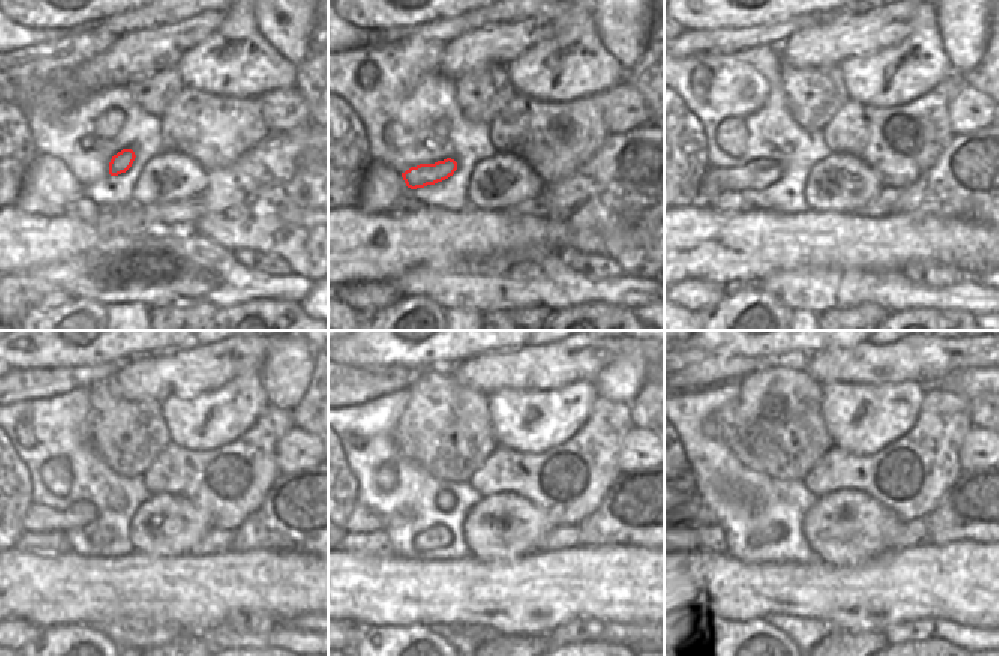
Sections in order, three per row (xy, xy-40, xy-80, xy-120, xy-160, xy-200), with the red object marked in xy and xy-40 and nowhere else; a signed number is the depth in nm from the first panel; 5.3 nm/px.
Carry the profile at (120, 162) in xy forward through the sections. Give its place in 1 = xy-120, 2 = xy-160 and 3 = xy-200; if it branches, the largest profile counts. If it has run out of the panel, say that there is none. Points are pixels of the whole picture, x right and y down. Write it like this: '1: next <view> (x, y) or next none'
1: next xy-120 (39, 518)
2: next xy-160 (363, 520)
3: next xy-200 (694, 518)

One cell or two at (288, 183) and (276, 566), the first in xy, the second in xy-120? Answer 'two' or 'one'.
two

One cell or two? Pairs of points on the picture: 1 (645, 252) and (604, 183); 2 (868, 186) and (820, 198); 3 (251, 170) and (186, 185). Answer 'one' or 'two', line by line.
1: one
2: one
3: two

